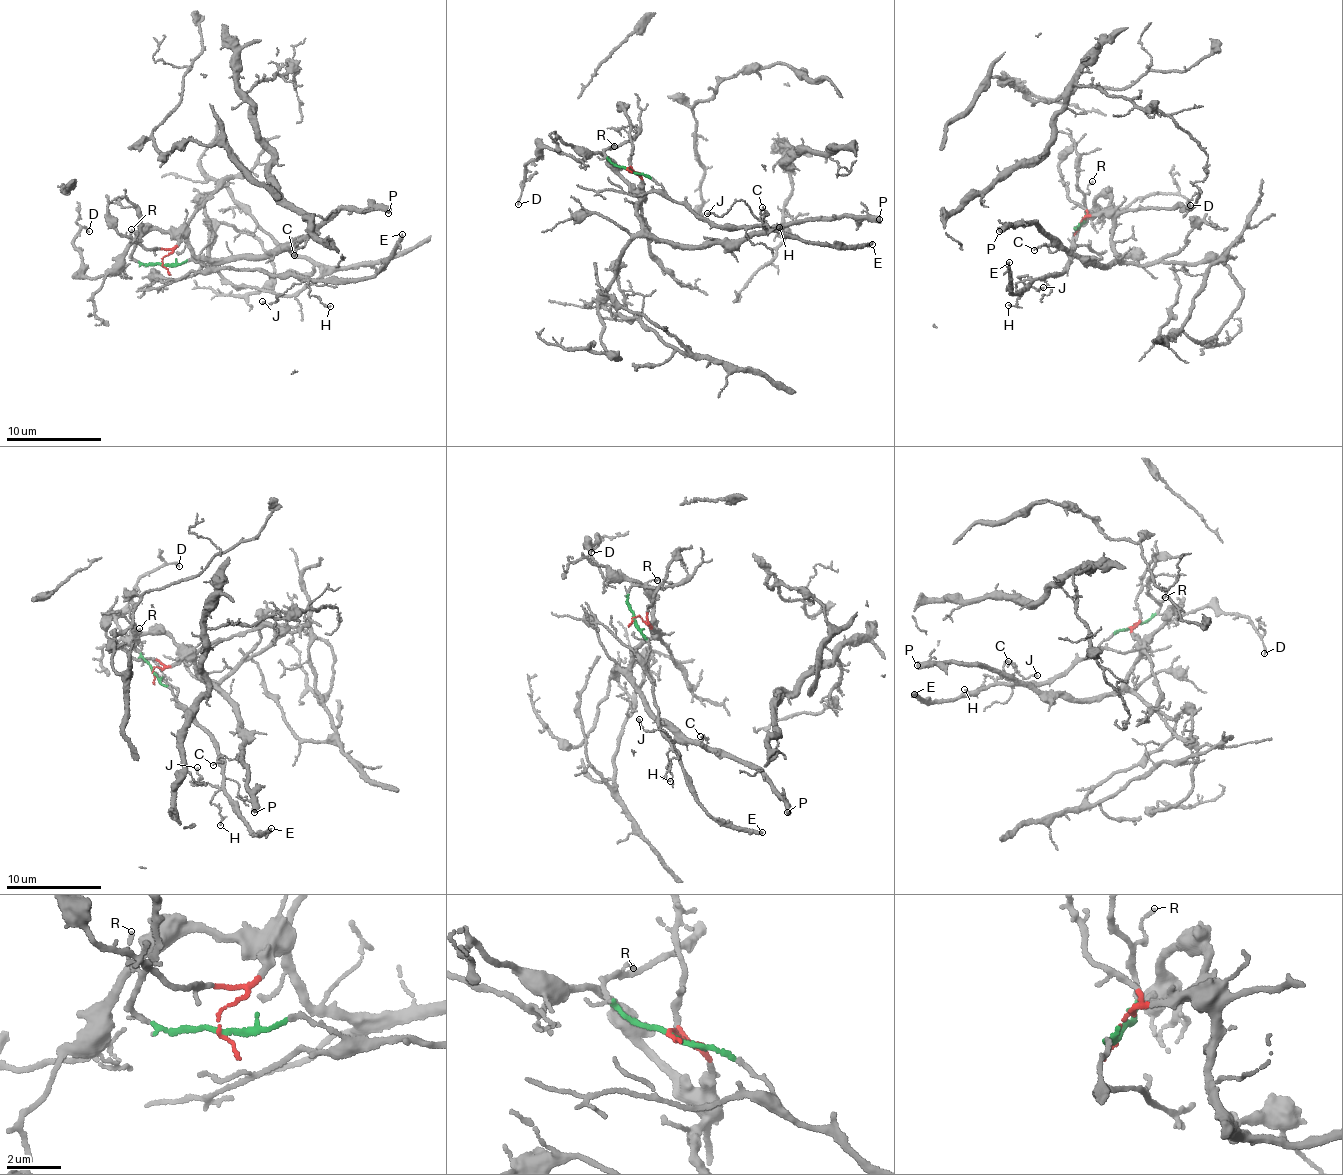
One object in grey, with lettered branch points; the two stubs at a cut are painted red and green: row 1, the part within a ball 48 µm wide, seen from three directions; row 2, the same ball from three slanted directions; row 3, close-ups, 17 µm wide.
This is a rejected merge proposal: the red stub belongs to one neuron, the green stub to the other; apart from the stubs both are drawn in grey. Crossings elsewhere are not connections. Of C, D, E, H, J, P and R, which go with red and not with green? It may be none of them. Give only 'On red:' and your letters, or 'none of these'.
On red: C, D, P

